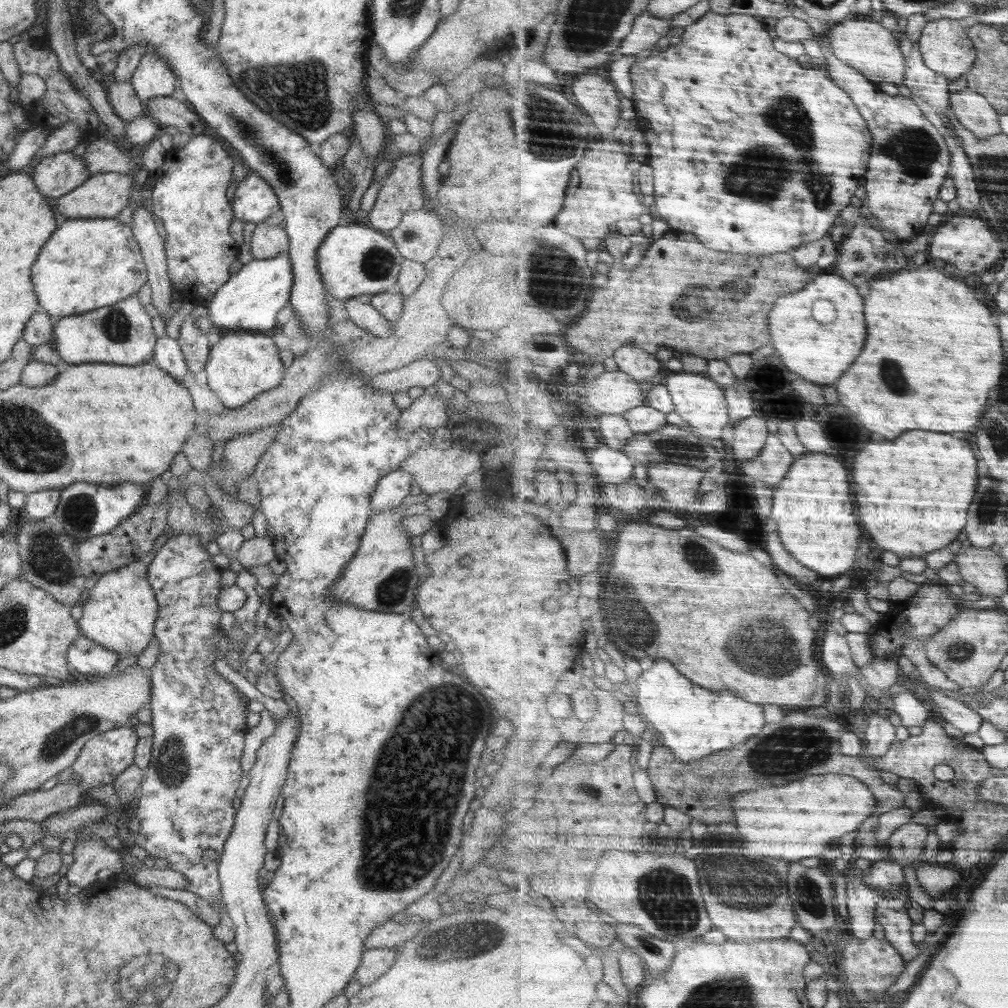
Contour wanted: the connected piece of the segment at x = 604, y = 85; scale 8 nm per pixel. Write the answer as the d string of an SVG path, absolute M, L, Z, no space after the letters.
M594 71L585 72L578 76L571 92L604 134L618 128L622 120L622 98L612 80Z

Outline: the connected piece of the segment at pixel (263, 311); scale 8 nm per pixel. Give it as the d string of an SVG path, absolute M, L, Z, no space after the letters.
M289 254L272 259L252 260L214 294L208 306L209 319L223 332L244 330L265 333L274 328L276 314L289 303L294 286L294 272Z

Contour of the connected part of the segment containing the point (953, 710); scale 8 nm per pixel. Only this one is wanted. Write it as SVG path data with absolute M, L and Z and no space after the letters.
M938 690L928 692L927 703L933 711L940 713L947 722L959 728L959 734L978 733L985 722L977 710L973 710L961 700L946 696L944 692L938 692Z

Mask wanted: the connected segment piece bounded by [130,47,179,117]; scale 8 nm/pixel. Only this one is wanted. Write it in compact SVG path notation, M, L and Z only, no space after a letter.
M148 47L142 55L139 65L131 76L131 83L143 106L143 114L152 117L147 109L147 100L154 96L168 95L177 88L178 80L167 60Z

